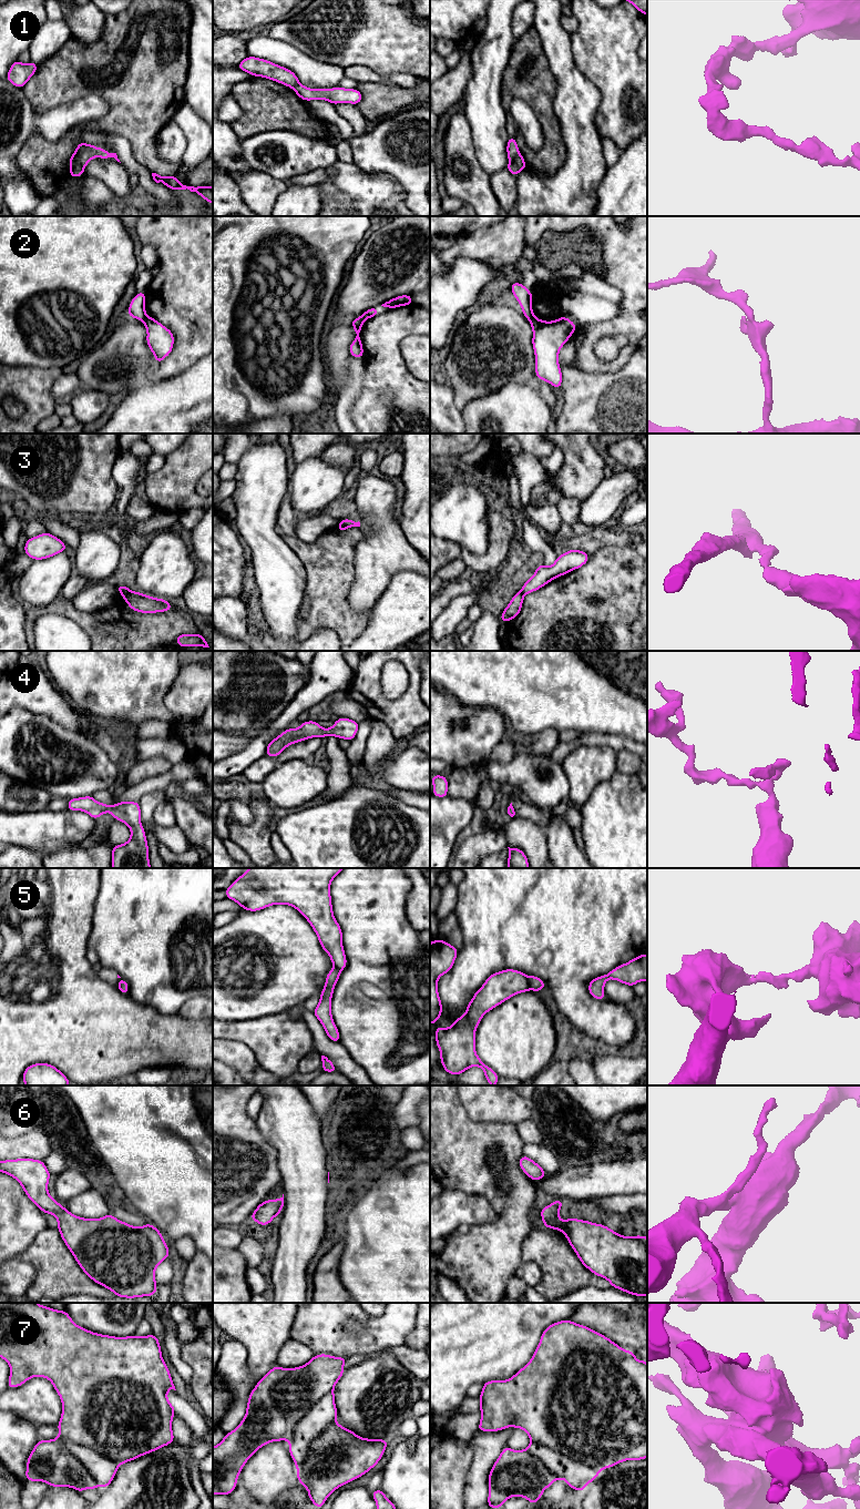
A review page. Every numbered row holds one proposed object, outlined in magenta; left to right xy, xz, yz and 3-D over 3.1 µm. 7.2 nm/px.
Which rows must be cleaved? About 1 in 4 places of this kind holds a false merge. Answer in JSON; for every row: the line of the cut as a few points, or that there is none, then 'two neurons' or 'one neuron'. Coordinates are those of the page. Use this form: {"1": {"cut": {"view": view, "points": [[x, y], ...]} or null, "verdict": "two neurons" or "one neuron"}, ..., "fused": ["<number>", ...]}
{"1": {"cut": {"view": "xy", "points": [[88, 144], [79, 156], [79, 164], [83, 170]]}, "verdict": "two neurons"}, "2": {"cut": {"view": "yz", "points": [[534, 317], [529, 319]]}, "verdict": "two neurons"}, "3": {"cut": {"view": "xy", "points": [[130, 590], [122, 595]]}, "verdict": "two neurons"}, "4": {"cut": null, "verdict": "one neuron"}, "5": {"cut": {"view": "yz", "points": [[528, 980], [531, 989]]}, "verdict": "two neurons"}, "6": {"cut": null, "verdict": "one neuron"}, "7": {"cut": null, "verdict": "one neuron"}, "fused": ["1", "2", "3", "5"]}

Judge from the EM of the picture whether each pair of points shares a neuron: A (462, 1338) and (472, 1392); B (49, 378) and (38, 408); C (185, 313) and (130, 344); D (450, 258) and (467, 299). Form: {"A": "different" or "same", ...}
{"A": "different", "B": "same", "C": "different", "D": "different"}

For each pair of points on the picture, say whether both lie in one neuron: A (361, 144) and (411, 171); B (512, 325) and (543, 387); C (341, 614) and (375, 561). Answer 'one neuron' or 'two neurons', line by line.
A: one neuron
B: two neurons
C: two neurons

